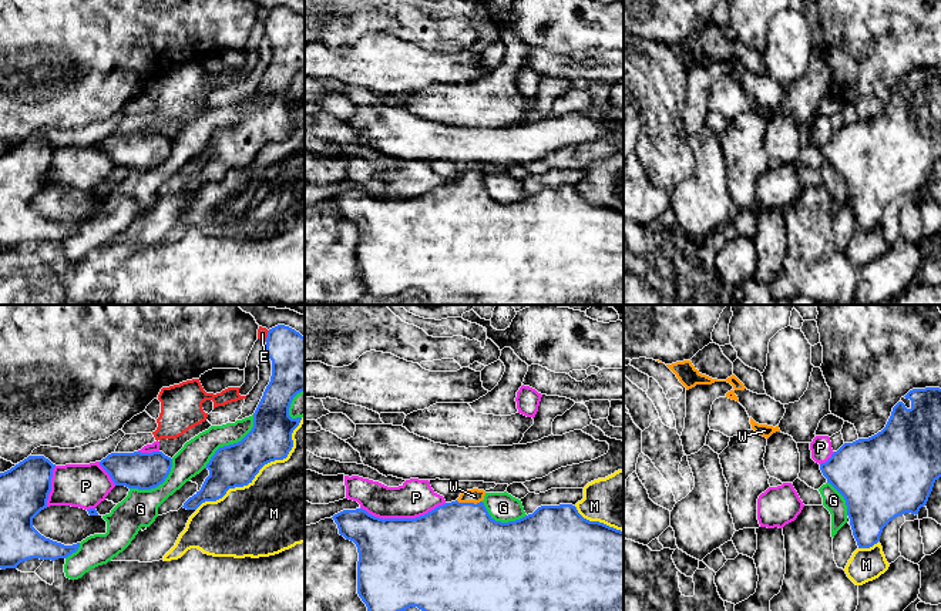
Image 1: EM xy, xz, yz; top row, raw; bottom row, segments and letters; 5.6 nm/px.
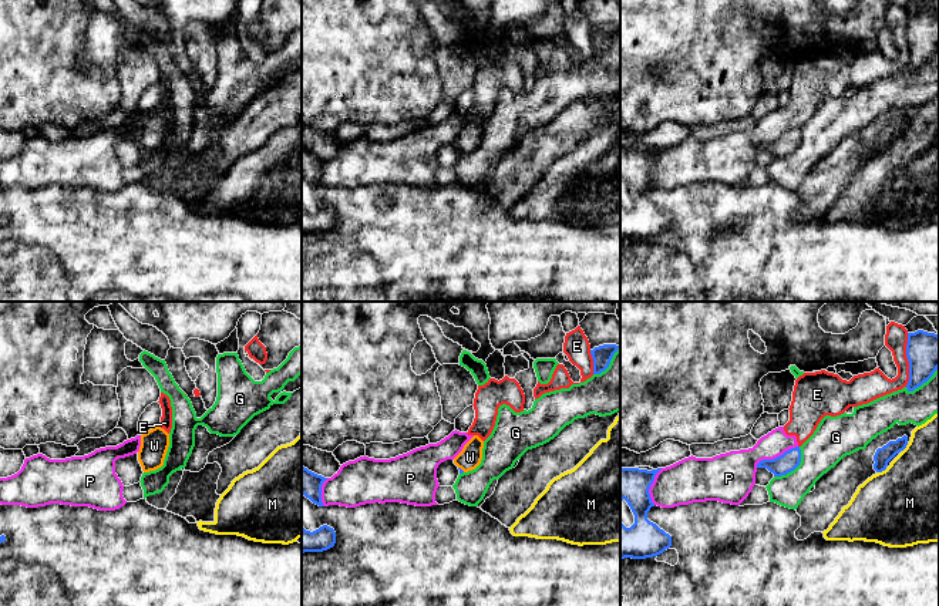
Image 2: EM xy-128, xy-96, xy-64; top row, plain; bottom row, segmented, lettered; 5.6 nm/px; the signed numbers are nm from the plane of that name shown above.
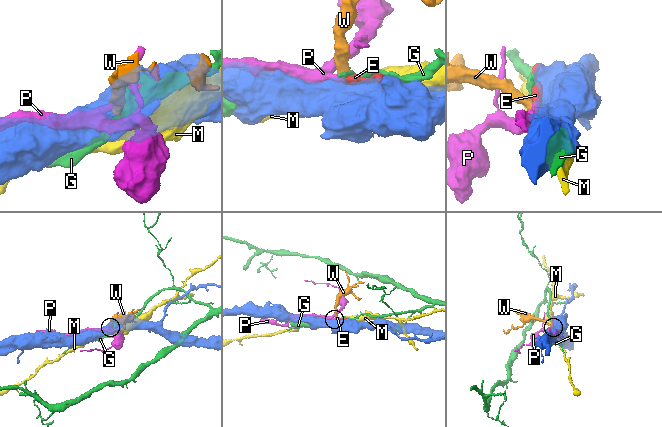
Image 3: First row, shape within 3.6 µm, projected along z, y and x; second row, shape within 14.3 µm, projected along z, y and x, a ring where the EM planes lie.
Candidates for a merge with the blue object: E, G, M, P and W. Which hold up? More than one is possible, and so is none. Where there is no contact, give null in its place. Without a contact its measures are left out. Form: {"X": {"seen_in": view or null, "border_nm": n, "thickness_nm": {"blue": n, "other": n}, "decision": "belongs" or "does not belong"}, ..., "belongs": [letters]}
{"E": {"seen_in": "xy", "border_nm": 70, "thickness_nm": {"blue": 320, "other": 60}, "decision": "does not belong"}, "G": {"seen_in": "xy", "border_nm": 420, "thickness_nm": {"blue": 240, "other": 170}, "decision": "does not belong"}, "M": {"seen_in": "xy", "border_nm": 800, "thickness_nm": {"blue": 240, "other": 480}, "decision": "does not belong"}, "P": {"seen_in": "xz", "border_nm": 480, "thickness_nm": {"blue": 500, "other": 200}, "decision": "does not belong"}, "W": {"seen_in": "xz", "border_nm": 150, "thickness_nm": {"blue": 500, "other": 80}, "decision": "belongs"}, "belongs": ["W"]}

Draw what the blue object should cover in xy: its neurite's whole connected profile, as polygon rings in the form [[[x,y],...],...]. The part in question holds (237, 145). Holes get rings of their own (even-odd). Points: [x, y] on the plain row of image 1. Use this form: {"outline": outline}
{"outline": [[[285,6],[269,10],[266,37],[272,41],[272,57],[253,94],[252,111],[241,122],[215,132],[205,148],[209,151],[209,157],[201,171],[184,184],[184,189],[196,191],[205,182],[222,179],[229,169],[248,167],[265,145],[286,140],[292,131],[292,114],[302,98],[292,100],[289,88],[293,78],[305,73],[305,17]]]}

